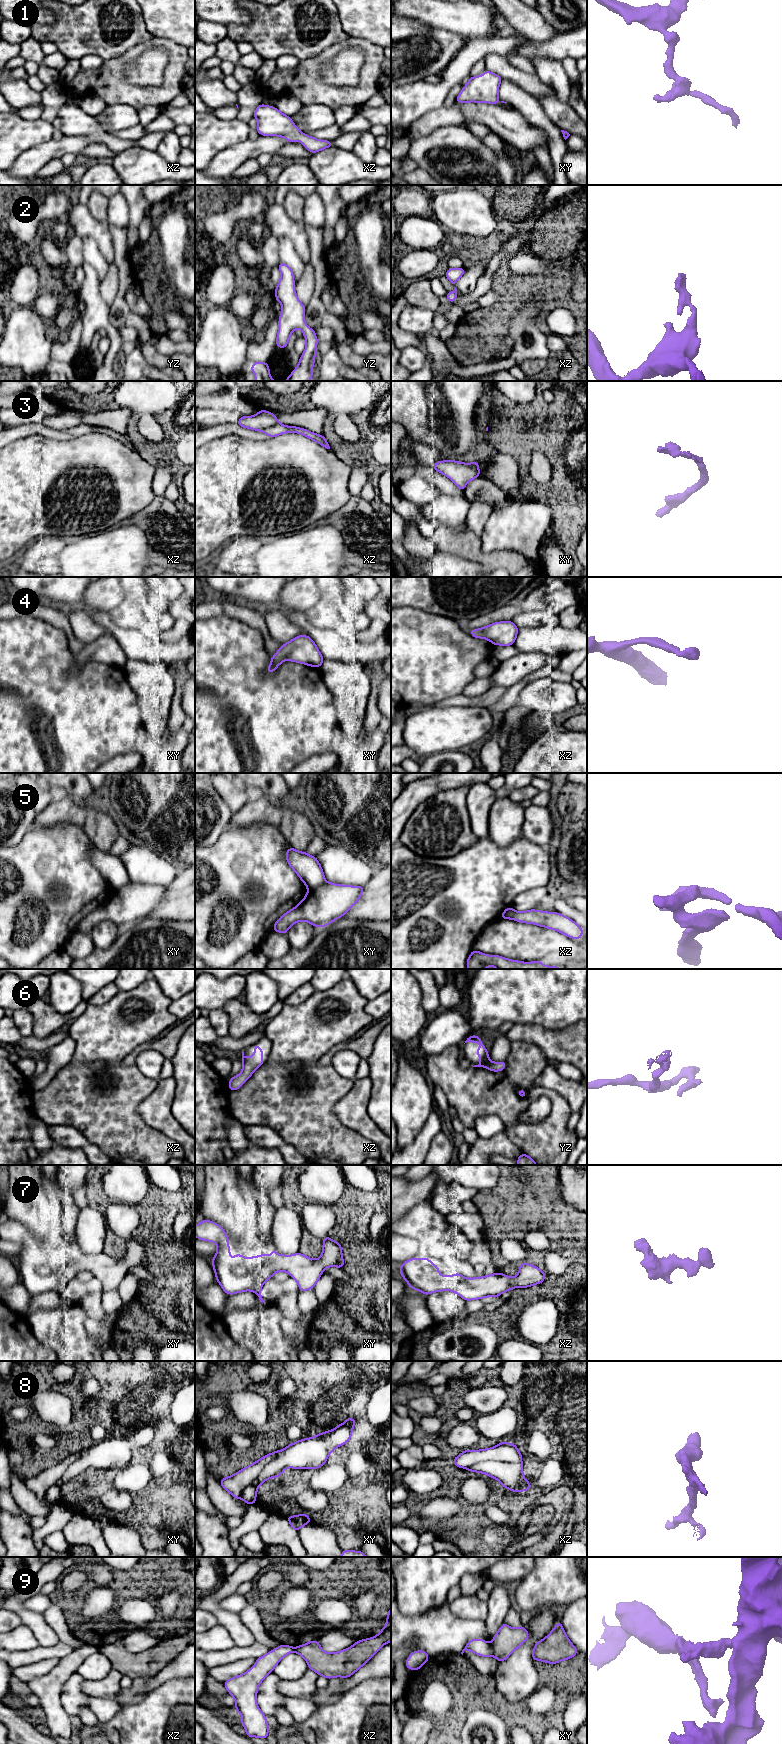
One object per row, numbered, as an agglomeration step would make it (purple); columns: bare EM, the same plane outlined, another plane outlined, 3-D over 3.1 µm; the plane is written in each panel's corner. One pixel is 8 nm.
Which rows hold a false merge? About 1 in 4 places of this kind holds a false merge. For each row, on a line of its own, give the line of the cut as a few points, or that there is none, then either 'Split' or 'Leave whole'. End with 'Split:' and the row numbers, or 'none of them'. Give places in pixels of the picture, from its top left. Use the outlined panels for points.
1: No split. Leave whole
2: No split. Leave whole
3: Split along xz (278, 422), (260, 430). Split
4: No split. Leave whole
5: No split. Leave whole
6: No split. Leave whole
7: No split. Leave whole
8: No split. Leave whole
9: Split along xy (490, 1644), (493, 1655). Split
Split: 3, 9

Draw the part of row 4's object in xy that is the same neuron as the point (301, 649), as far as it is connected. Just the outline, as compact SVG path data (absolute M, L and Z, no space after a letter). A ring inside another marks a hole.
M299 635L283 644L271 657L271 664L268 666L267 672L273 673L286 660L318 668L322 665L324 658L309 636Z

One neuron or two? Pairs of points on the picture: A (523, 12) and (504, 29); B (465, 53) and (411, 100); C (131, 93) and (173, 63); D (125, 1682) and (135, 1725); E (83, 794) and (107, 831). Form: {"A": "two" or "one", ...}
{"A": "two", "B": "one", "C": "one", "D": "two", "E": "two"}

